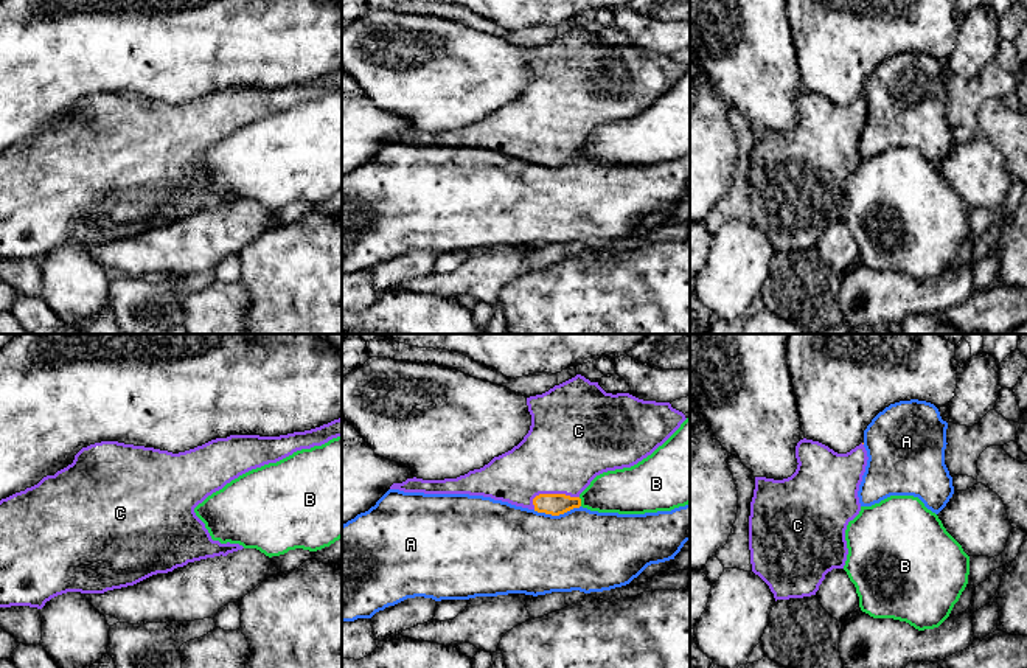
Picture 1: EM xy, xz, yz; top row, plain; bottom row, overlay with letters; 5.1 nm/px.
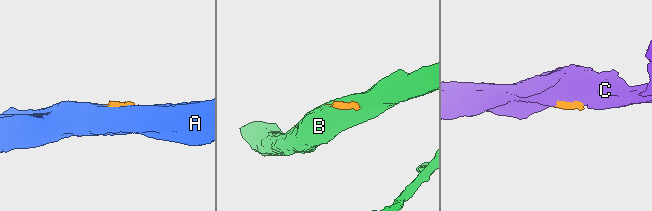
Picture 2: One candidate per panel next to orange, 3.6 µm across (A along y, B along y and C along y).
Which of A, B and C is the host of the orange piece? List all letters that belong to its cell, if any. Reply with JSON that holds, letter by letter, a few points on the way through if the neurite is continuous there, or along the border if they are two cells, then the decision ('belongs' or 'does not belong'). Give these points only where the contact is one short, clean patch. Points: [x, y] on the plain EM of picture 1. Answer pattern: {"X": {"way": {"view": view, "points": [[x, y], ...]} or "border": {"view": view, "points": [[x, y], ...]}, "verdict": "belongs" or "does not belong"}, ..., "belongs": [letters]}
{"A": {"verdict": "does not belong"}, "B": {"border": {"view": "xz", "points": [[578, 149], [581, 157]]}, "verdict": "does not belong"}, "C": {"verdict": "belongs"}, "belongs": ["C"]}

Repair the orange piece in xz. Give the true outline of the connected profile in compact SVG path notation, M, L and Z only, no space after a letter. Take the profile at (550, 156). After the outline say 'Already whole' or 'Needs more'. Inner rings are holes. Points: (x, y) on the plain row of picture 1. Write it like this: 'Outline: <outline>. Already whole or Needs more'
Outline: M581 26L527 50L531 78L511 103L457 130L407 130L390 141L469 146L552 168L581 158L580 146L607 123L631 120L687 71L670 54L606 45Z. Needs more

